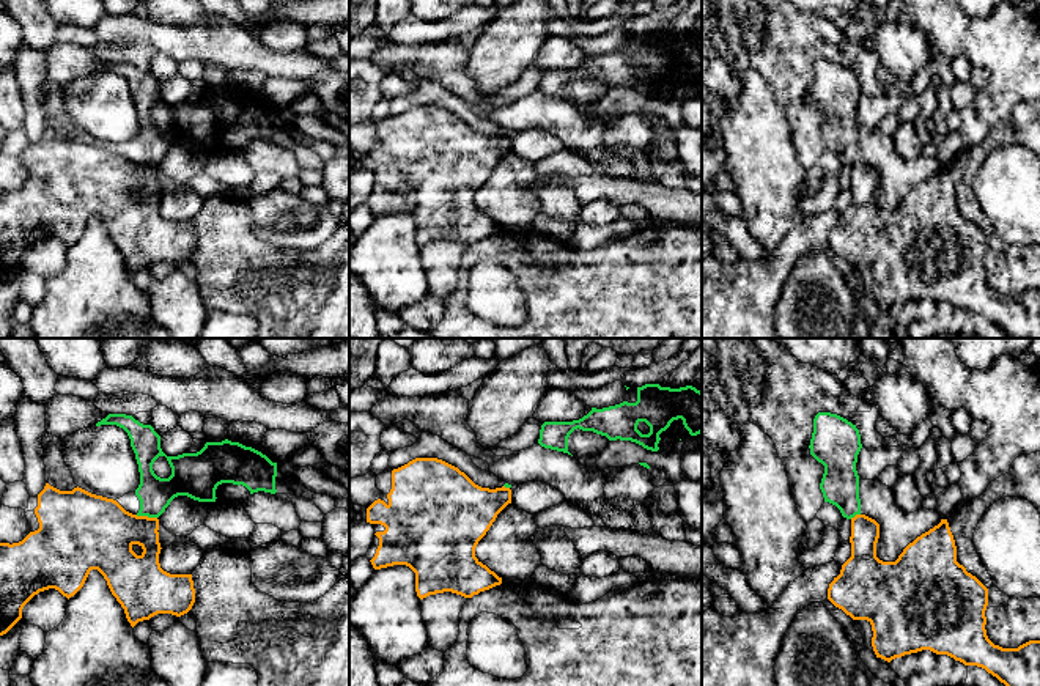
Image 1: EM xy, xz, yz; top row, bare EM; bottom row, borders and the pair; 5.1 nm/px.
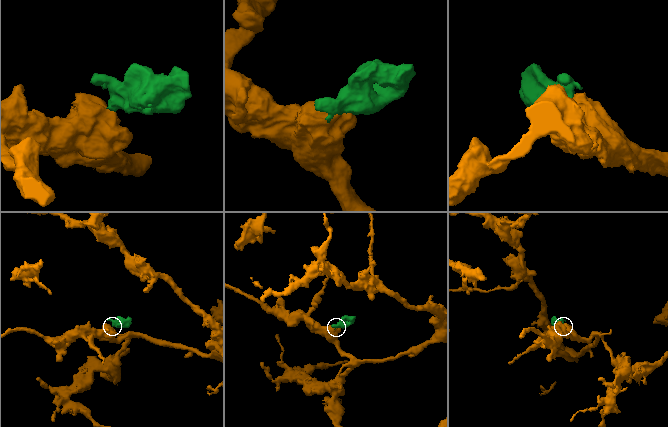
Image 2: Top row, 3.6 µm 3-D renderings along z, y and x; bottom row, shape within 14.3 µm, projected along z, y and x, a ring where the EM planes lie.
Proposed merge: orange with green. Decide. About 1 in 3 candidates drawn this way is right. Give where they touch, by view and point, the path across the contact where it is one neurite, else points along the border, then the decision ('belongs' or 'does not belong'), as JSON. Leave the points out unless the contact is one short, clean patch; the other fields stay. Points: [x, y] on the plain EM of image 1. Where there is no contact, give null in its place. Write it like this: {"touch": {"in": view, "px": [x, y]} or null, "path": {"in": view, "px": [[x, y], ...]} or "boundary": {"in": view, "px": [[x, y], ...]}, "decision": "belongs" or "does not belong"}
{"touch": {"in": "xy", "px": [147, 164]}, "boundary": {"in": "xy", "px": [[136, 162], [156, 165]]}, "decision": "does not belong"}

